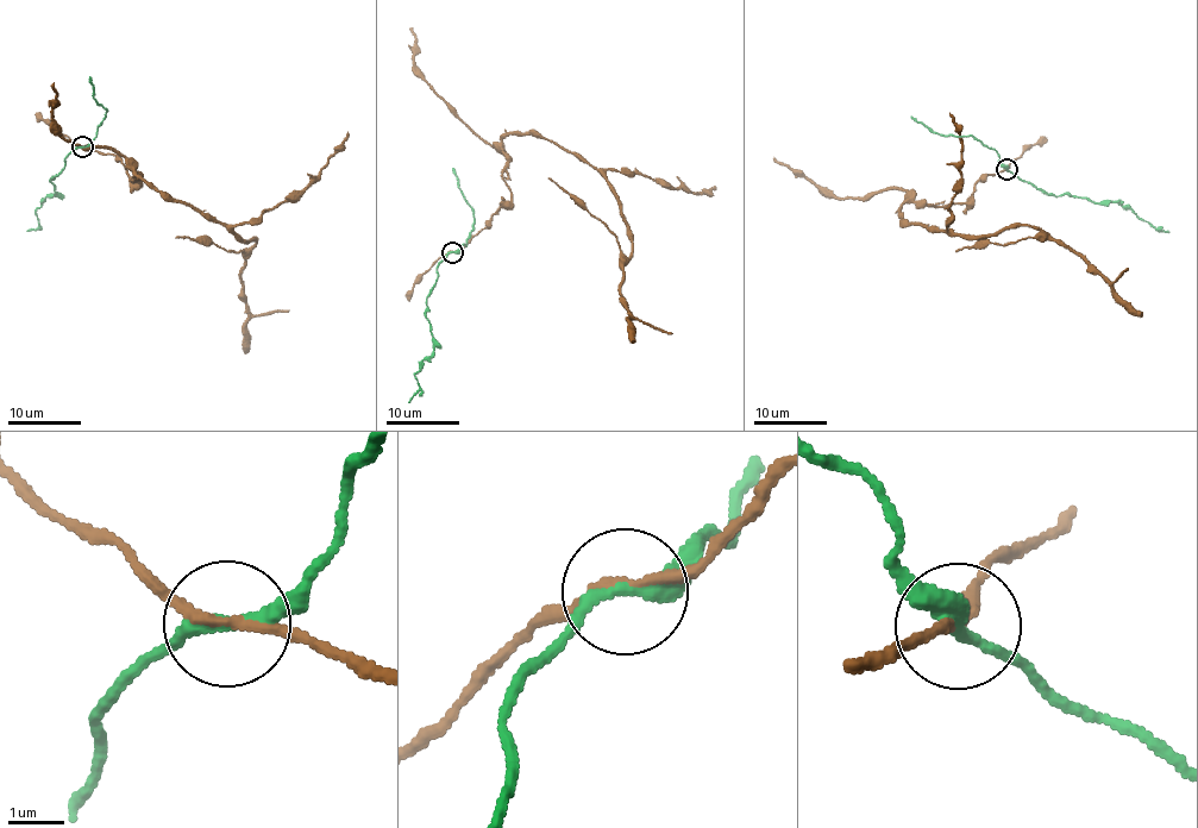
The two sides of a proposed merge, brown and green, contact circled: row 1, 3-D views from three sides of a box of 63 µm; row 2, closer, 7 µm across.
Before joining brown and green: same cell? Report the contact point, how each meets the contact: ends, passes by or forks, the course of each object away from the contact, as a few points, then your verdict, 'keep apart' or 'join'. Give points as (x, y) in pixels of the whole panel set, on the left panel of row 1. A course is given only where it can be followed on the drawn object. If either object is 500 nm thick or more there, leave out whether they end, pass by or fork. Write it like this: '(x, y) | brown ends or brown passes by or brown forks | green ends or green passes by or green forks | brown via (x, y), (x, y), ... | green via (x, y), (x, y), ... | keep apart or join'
(82, 146) | brown passes by | green passes by | brown via (80, 146), (112, 154), (139, 184), (135, 170), (244, 243), (256, 240), (240, 271), (244, 353) | green via (82, 146), (67, 156), (62, 170), (52, 177), (56, 196), (46, 198), (35, 212), (38, 226), (26, 231) | keep apart

